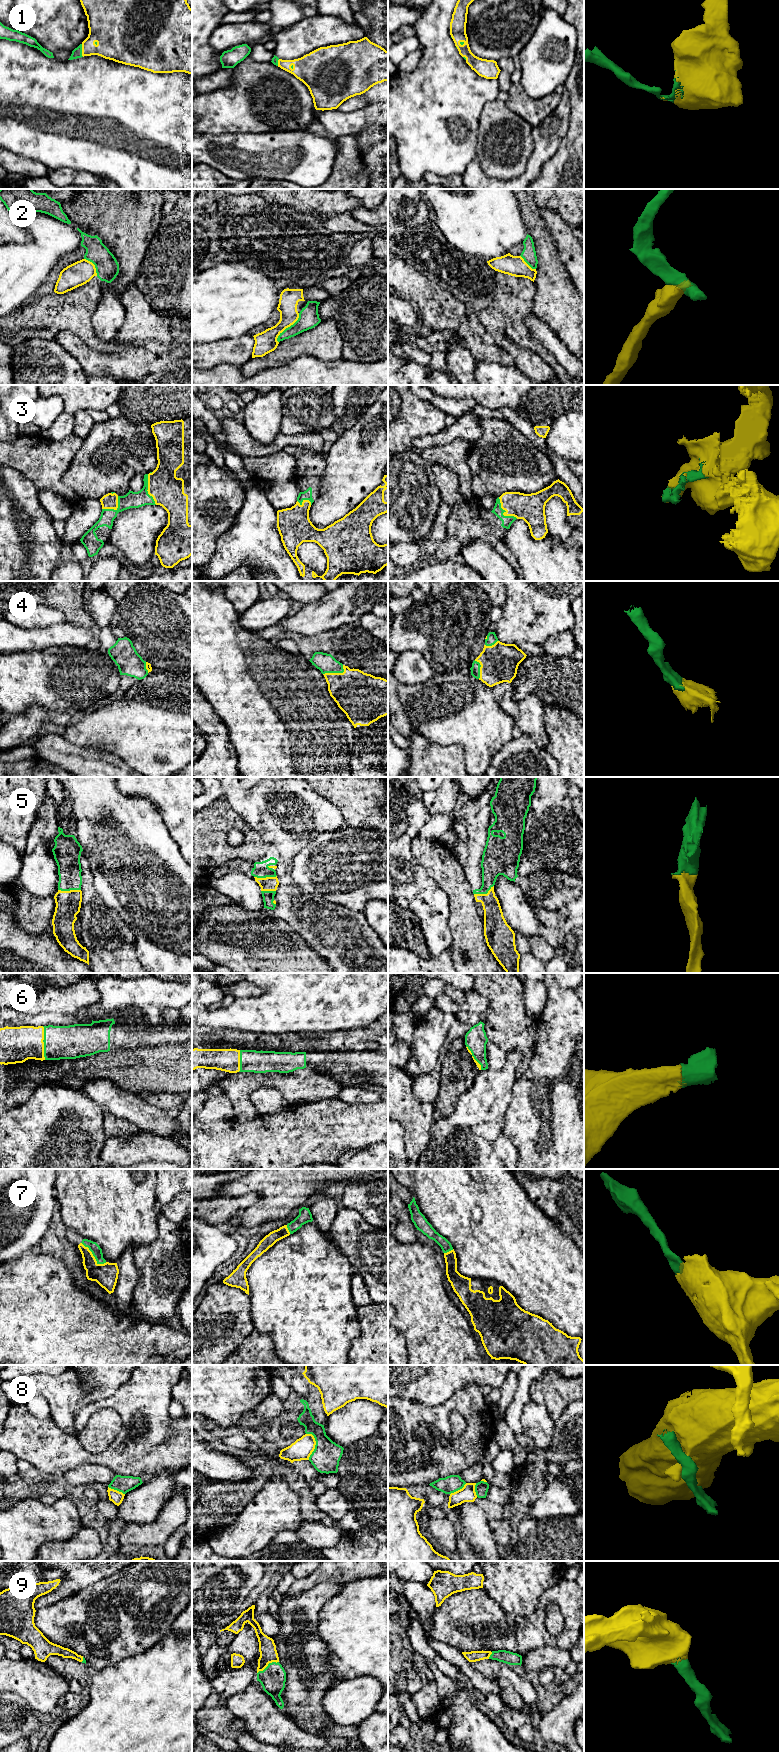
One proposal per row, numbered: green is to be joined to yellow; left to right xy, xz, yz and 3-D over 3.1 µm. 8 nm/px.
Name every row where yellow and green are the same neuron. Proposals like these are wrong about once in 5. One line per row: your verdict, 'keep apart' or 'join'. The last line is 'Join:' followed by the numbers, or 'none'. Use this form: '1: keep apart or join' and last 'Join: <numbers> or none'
1: join
2: keep apart
3: join
4: join
5: join
6: join
7: join
8: keep apart
9: join
Join: 1, 3, 4, 5, 6, 7, 9

